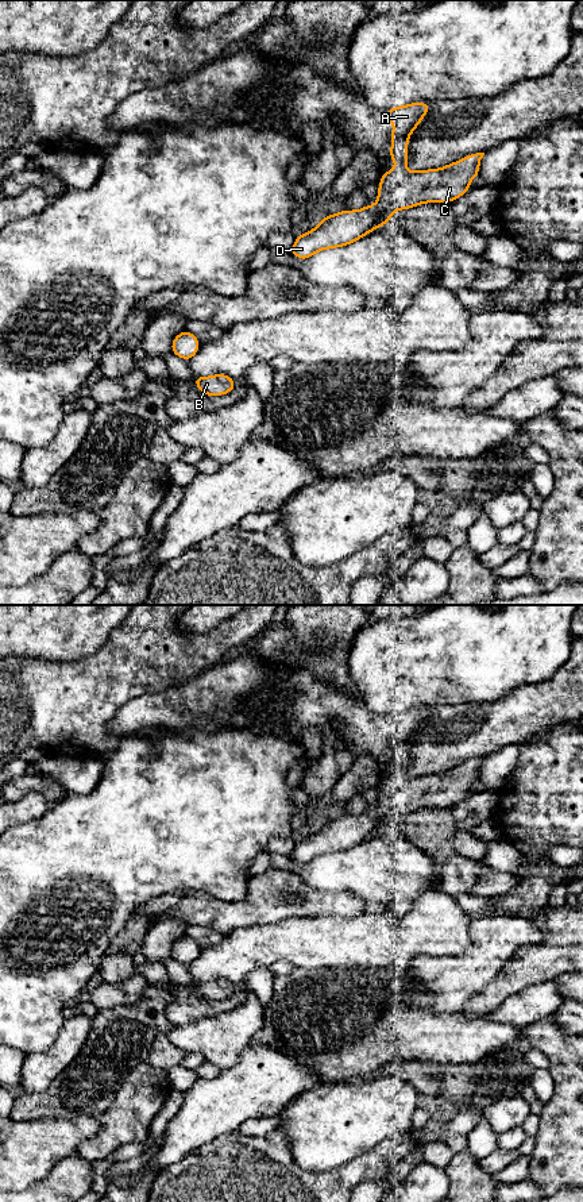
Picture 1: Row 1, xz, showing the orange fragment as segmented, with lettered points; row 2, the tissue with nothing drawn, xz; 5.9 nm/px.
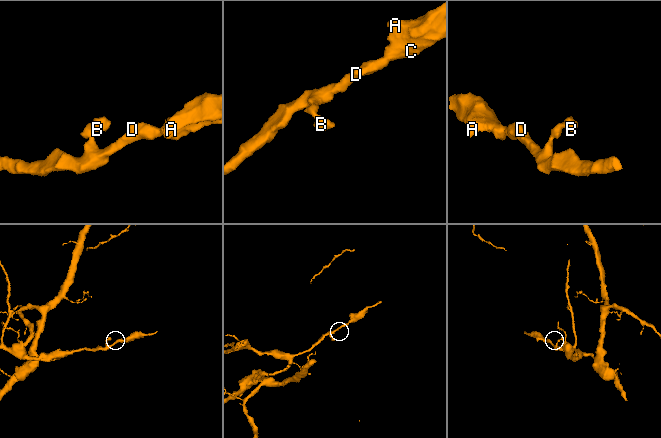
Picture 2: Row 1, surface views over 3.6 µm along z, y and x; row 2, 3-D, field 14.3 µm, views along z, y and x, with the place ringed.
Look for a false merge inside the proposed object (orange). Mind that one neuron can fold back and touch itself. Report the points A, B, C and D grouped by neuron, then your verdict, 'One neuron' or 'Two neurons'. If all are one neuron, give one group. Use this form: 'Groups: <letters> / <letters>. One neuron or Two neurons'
Groups: A B C D. One neuron

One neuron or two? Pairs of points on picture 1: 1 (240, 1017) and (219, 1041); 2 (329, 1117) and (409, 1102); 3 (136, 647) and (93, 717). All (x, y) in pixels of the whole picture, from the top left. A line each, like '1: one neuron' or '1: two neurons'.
1: one neuron
2: one neuron
3: one neuron

